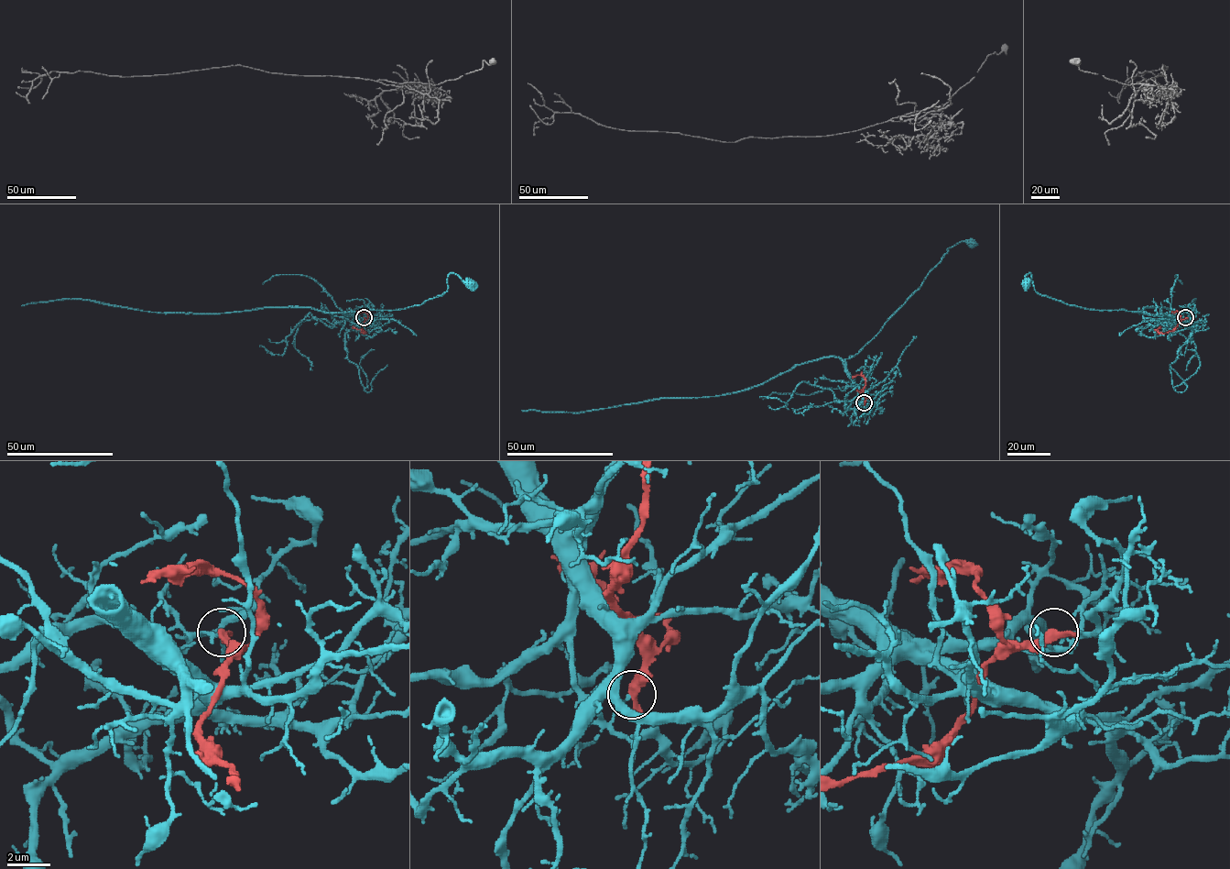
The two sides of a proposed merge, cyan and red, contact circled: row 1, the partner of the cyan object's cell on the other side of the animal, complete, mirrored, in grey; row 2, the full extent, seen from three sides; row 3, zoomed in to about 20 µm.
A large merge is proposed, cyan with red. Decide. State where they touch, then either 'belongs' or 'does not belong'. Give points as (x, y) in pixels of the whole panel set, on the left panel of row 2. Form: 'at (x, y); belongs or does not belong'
at (364, 317); does not belong

